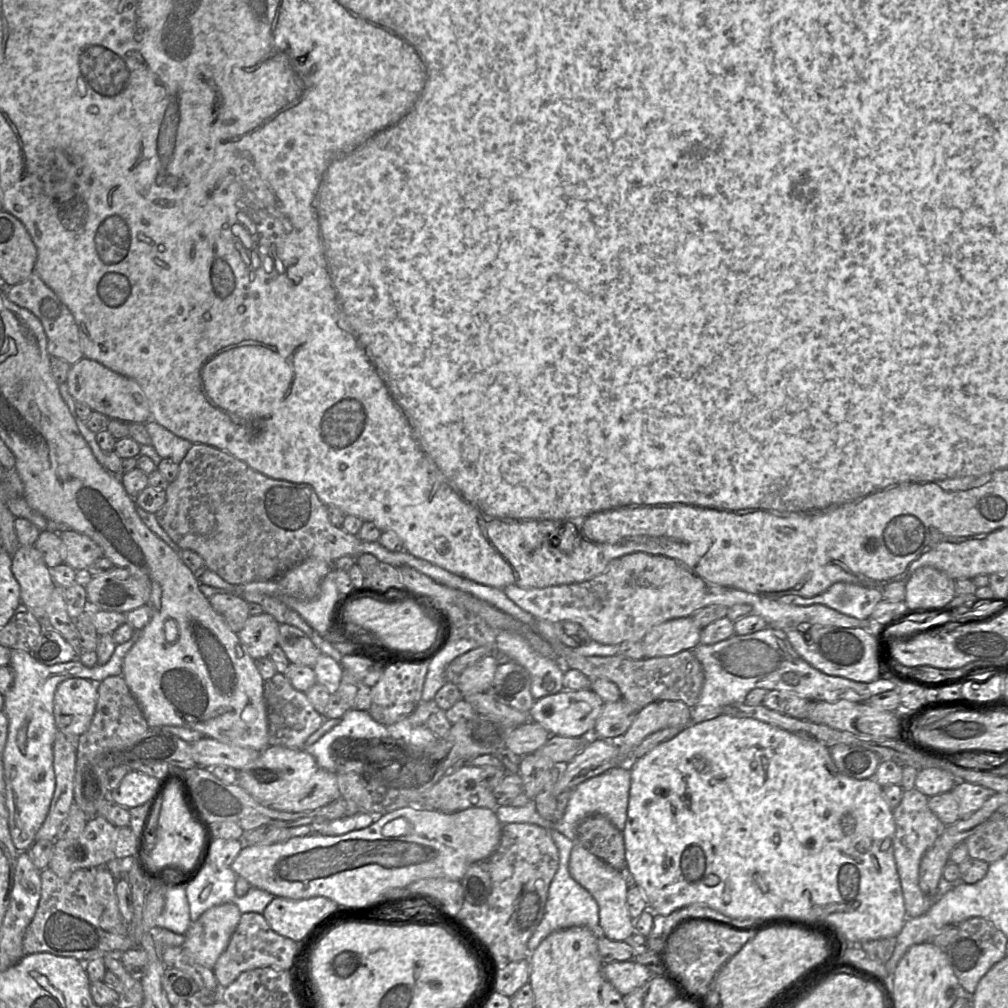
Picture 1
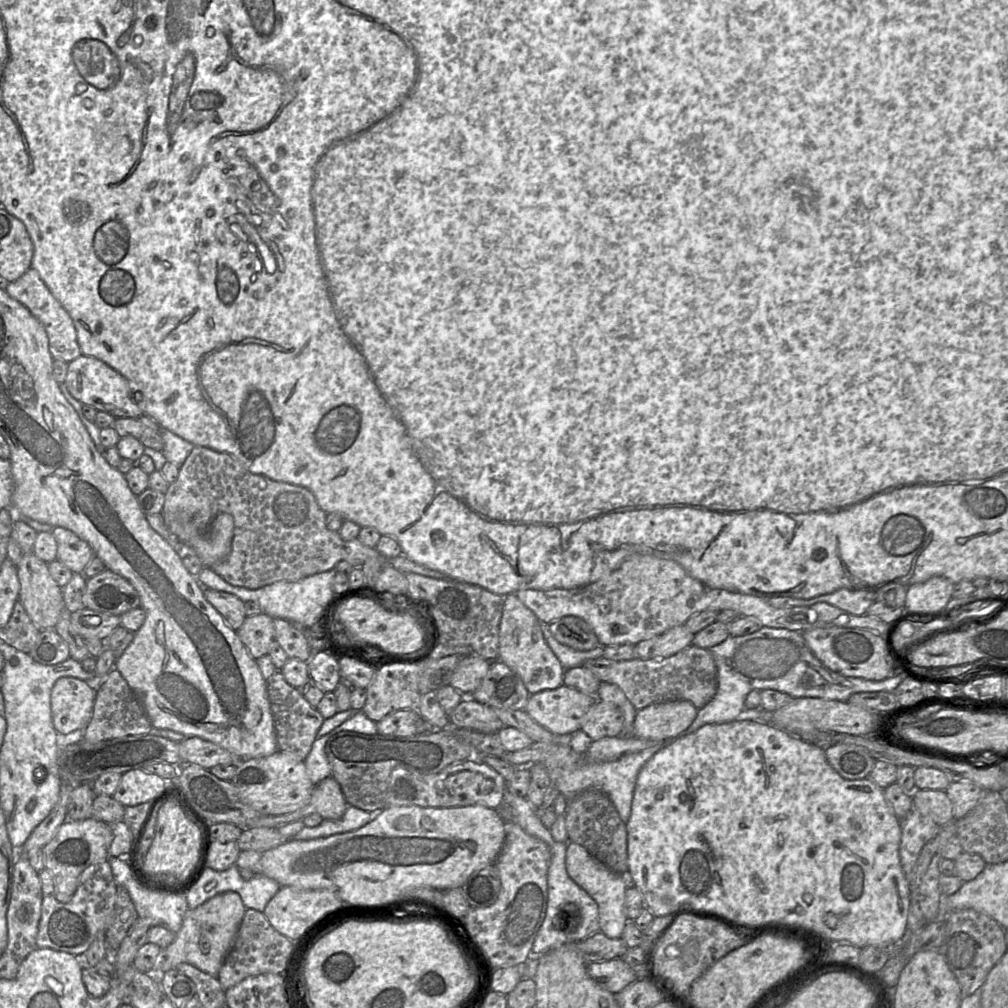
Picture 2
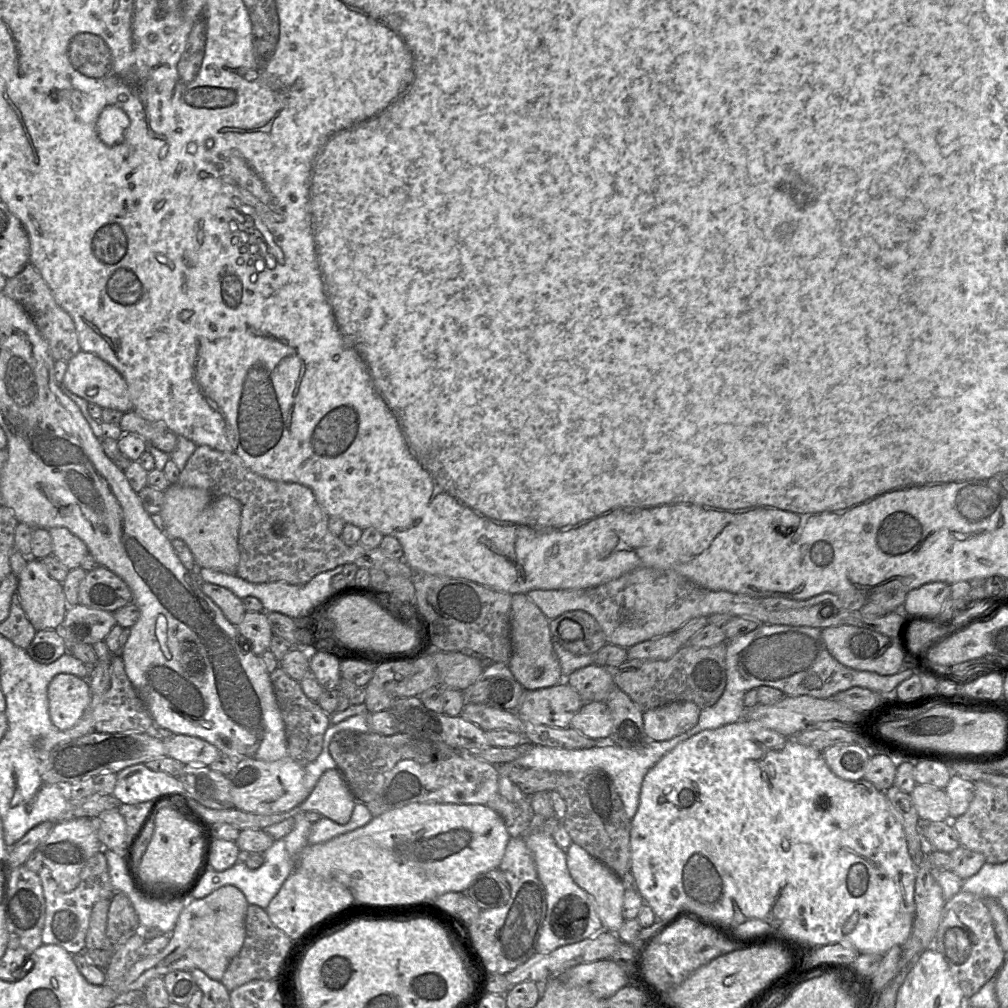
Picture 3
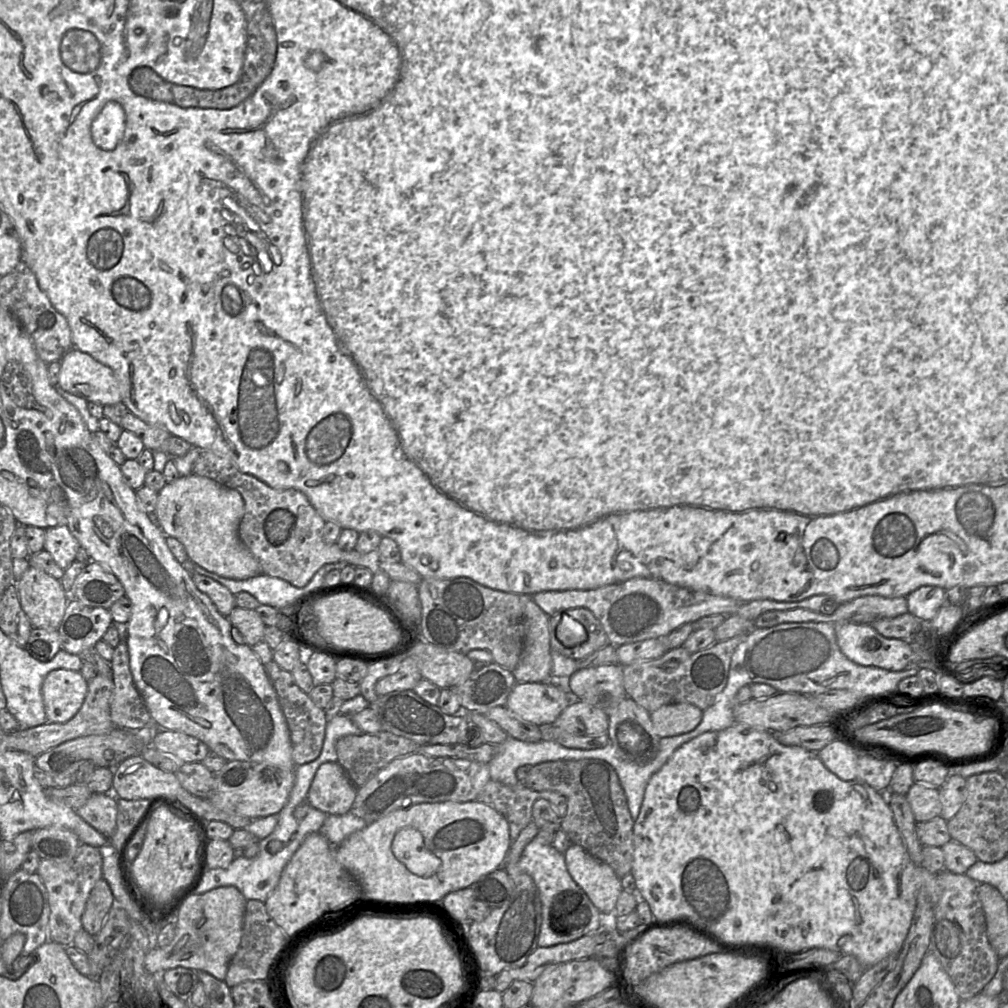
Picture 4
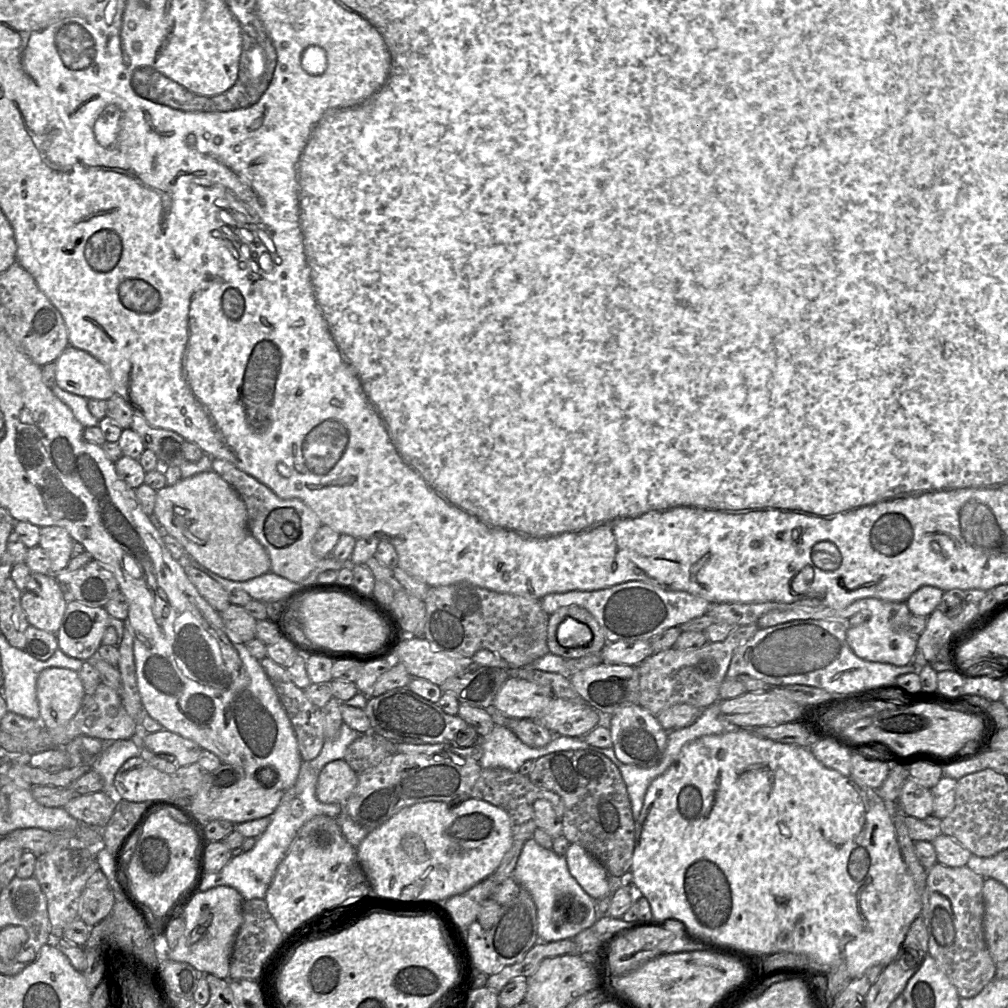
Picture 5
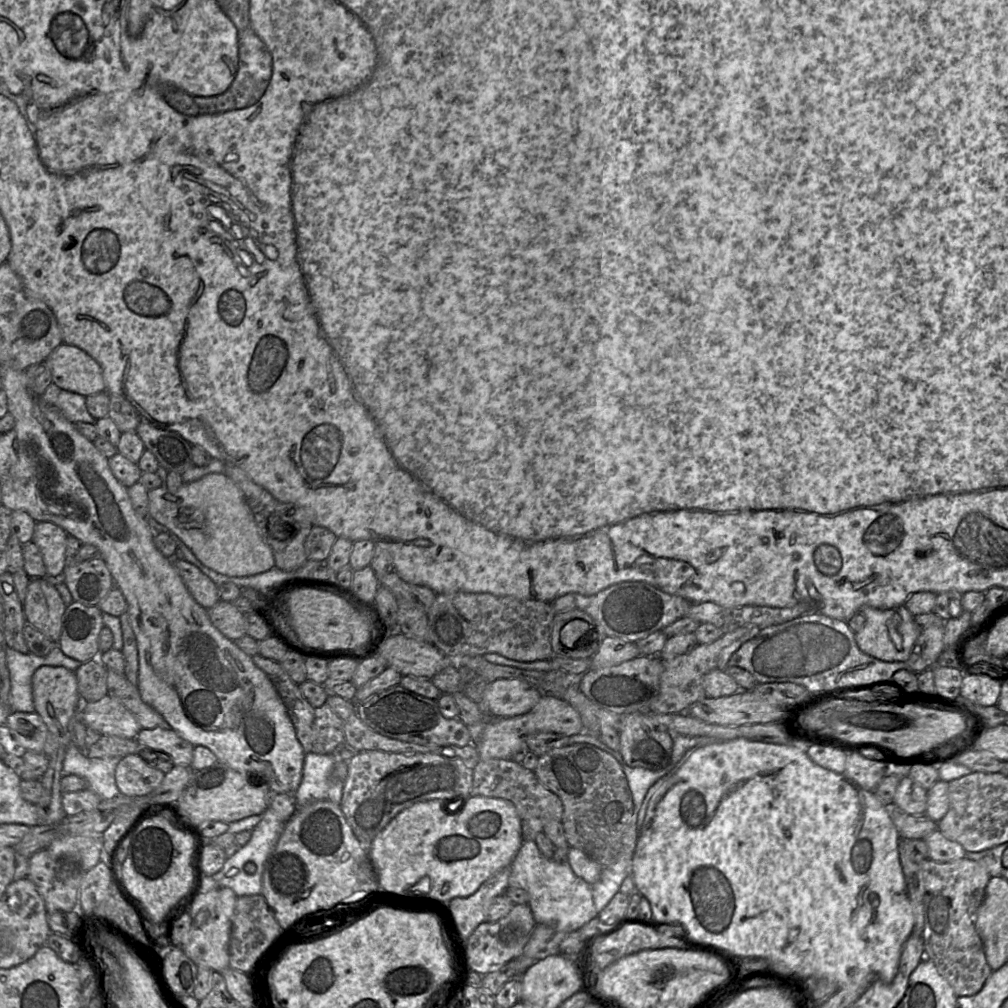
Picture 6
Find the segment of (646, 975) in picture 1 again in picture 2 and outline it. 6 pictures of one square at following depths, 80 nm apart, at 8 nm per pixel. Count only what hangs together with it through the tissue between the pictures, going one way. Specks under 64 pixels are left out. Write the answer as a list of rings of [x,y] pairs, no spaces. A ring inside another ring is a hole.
[[[621,957],[590,963],[587,971],[601,987],[613,994],[620,992],[638,979],[635,970]]]

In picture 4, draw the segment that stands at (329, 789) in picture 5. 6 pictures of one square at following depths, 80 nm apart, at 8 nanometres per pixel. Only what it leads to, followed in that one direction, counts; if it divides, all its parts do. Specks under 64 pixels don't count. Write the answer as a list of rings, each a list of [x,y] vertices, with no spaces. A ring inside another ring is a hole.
[[[337,762],[324,763],[316,772],[307,802],[328,815],[344,815],[352,809],[357,789]]]

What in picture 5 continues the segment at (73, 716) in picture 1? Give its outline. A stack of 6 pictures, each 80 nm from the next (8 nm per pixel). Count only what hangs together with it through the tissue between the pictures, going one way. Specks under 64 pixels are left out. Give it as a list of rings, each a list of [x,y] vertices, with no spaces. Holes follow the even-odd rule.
[[[51,667],[42,670],[36,682],[40,723],[47,729],[65,726],[79,710],[85,696],[78,672],[68,668]]]

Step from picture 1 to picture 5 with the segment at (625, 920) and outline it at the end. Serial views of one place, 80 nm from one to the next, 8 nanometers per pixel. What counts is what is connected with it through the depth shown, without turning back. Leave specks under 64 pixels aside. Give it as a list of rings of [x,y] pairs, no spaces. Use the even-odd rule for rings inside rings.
[[[570,843],[565,857],[569,872],[588,895],[599,900],[611,894],[611,876],[583,847]]]

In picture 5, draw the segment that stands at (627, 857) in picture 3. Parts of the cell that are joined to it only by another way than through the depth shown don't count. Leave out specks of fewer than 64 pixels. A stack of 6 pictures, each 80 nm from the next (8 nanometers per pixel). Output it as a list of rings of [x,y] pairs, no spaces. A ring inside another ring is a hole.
[[[594,749],[566,750],[551,753],[540,757],[535,761],[535,766],[532,772],[528,775],[530,781],[537,787],[549,790],[558,794],[564,802],[564,815],[562,817],[563,835],[572,844],[578,844],[587,852],[600,861],[606,868],[609,876],[621,877],[625,872],[629,871],[632,864],[632,855],[635,848],[635,820],[632,814],[631,801],[627,792],[626,784],[622,778],[618,767],[605,755]]]

